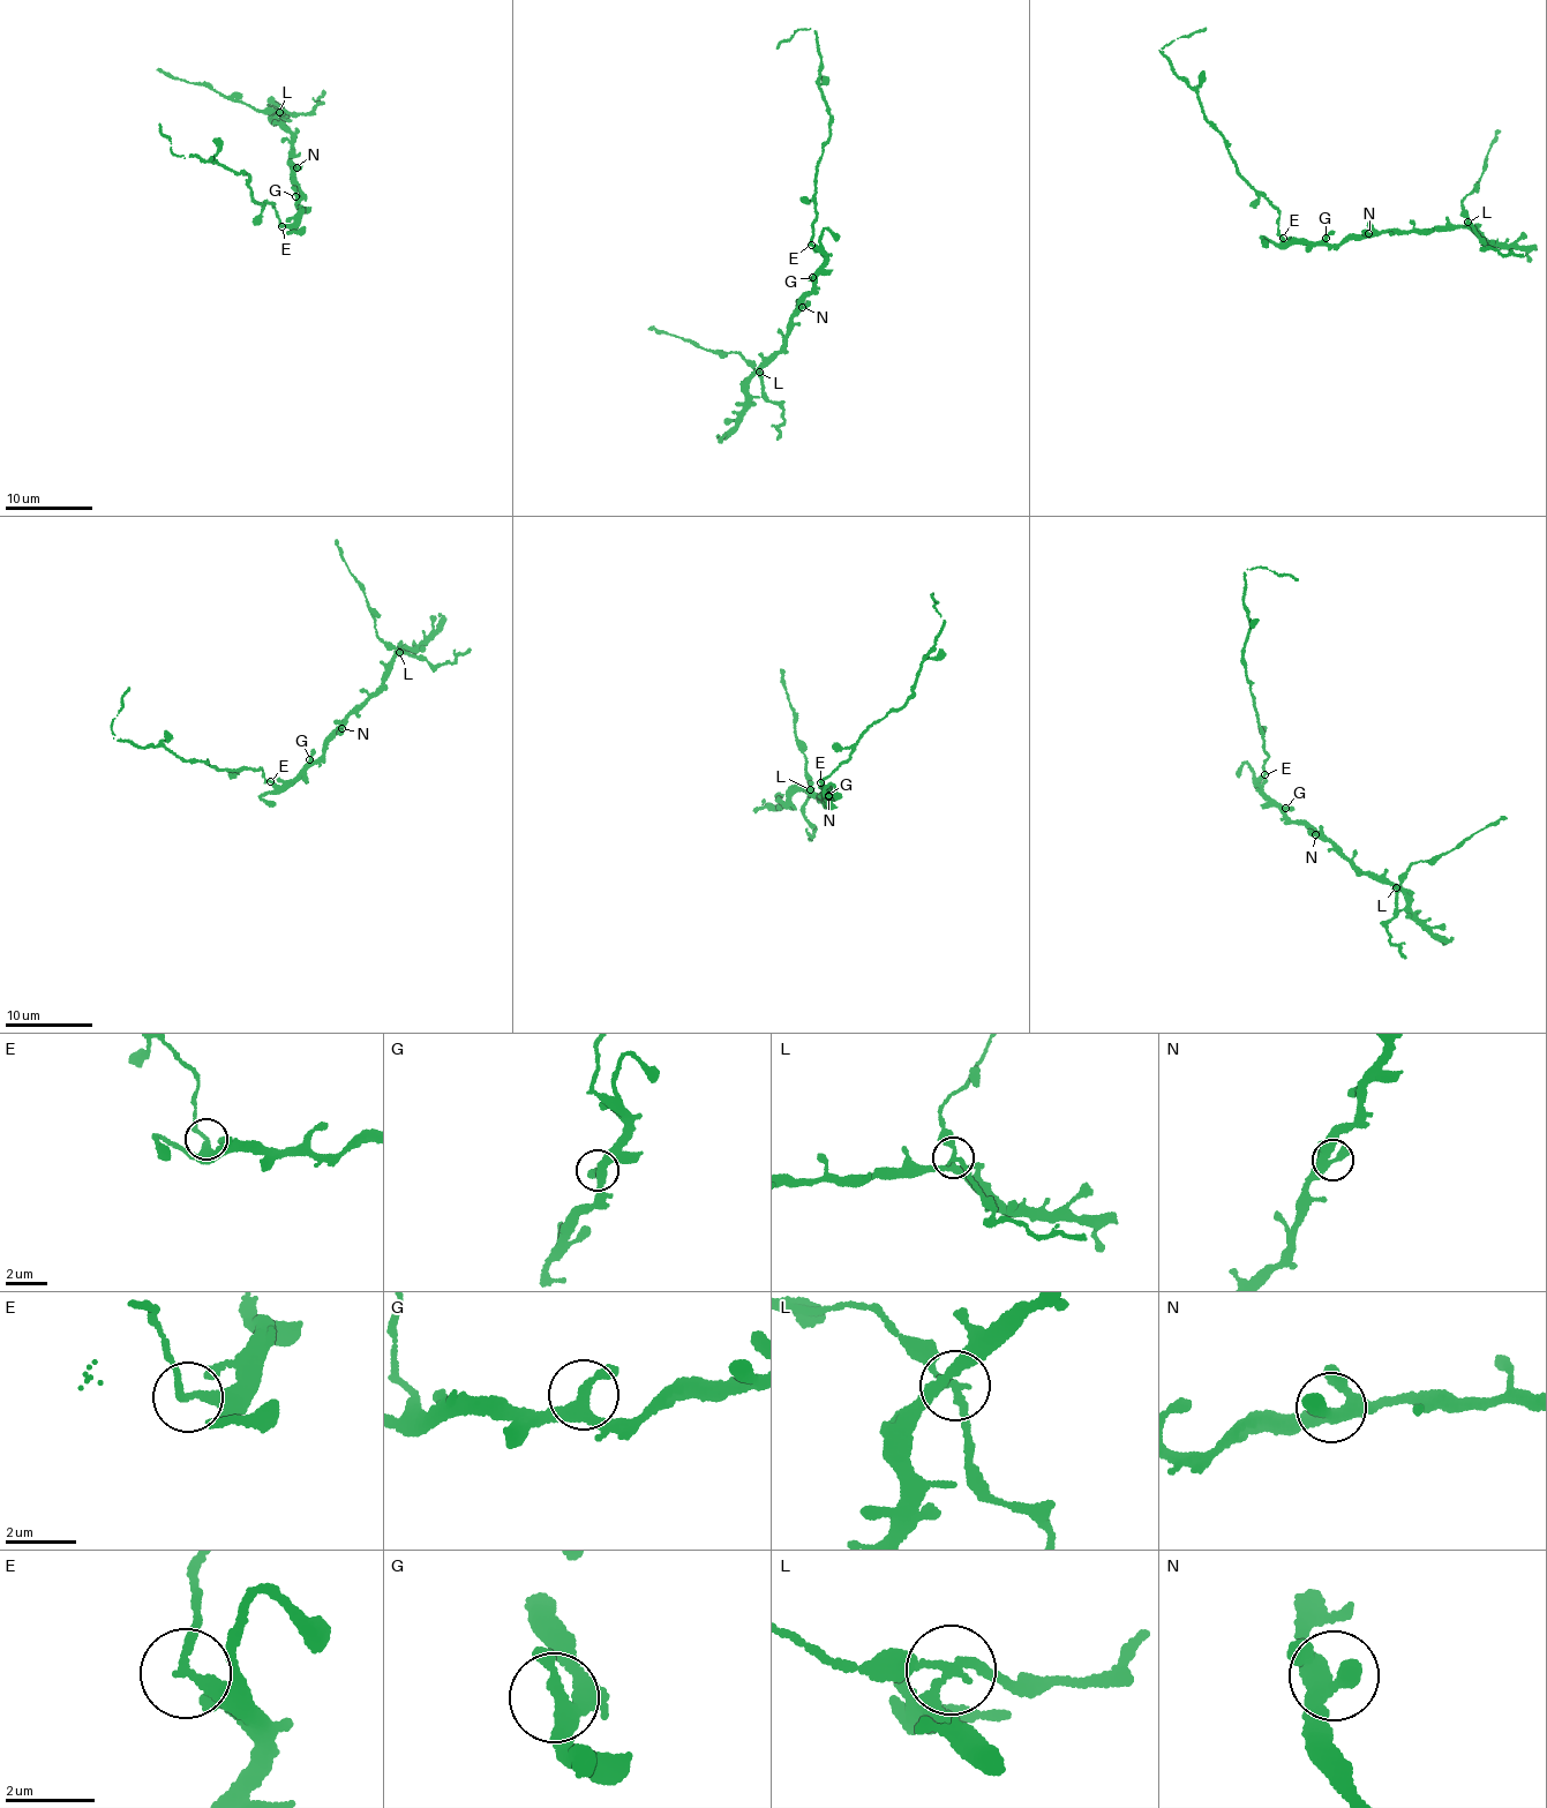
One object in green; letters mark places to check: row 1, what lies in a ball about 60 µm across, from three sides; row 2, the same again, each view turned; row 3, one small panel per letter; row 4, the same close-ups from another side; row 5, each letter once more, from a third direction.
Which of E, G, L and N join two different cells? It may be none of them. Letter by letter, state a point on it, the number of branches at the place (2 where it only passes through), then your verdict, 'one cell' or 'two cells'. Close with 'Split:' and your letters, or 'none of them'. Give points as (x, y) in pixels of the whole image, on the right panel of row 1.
E: (1283, 238) | 2 | two cells
G: (1326, 238) | 3 | one cell
L: (1467, 222) | 4 | two cells
N: (1368, 233) | 3 | one cell
Split: E, L

